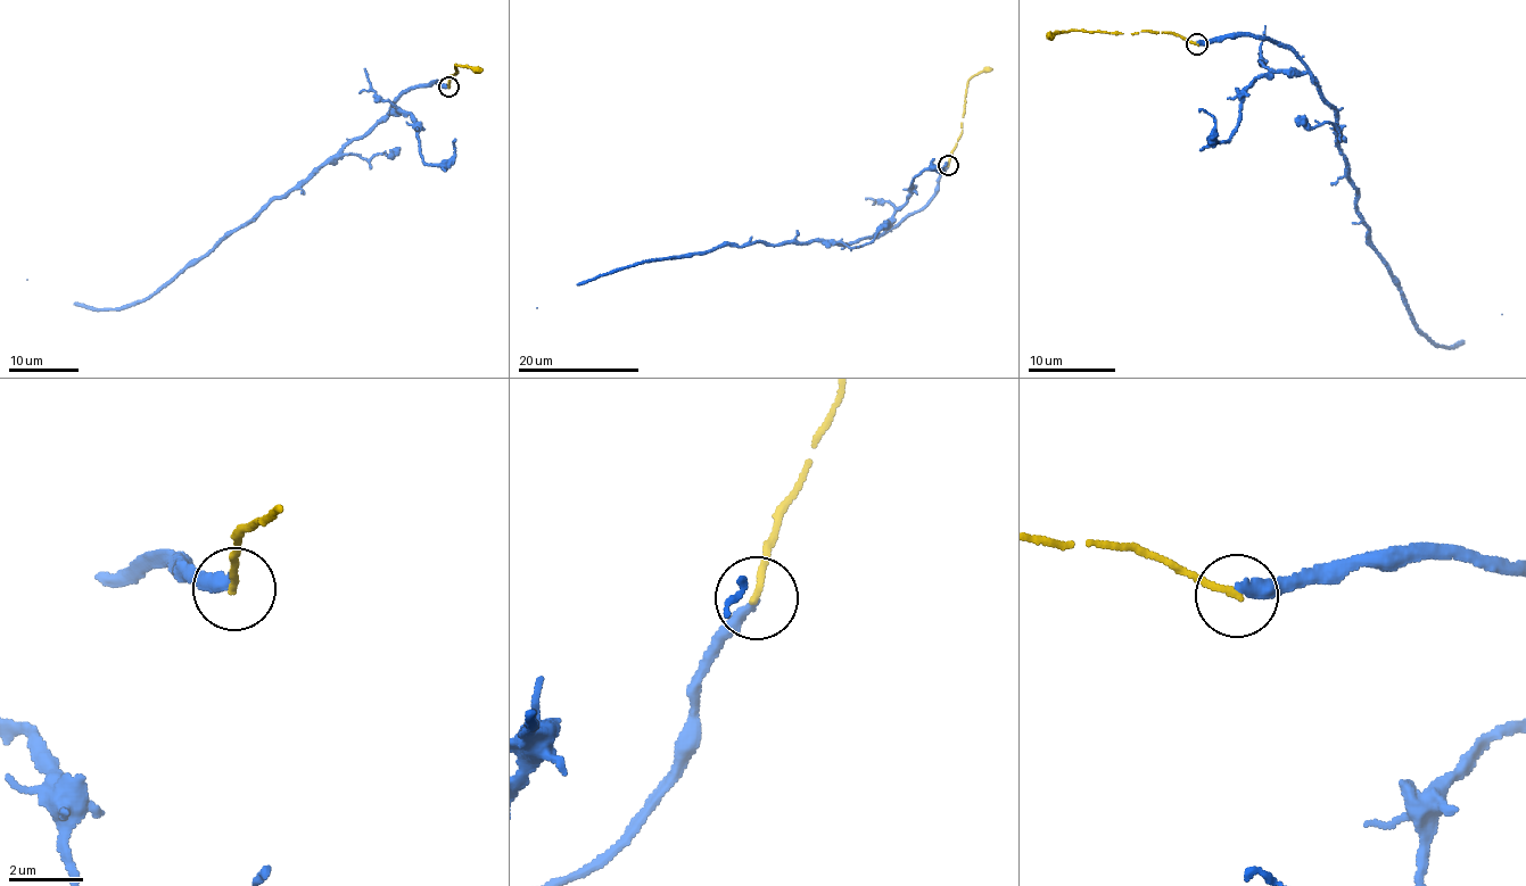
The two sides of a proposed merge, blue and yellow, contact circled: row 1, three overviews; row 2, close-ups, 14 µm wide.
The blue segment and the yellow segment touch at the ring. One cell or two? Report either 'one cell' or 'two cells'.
two cells

